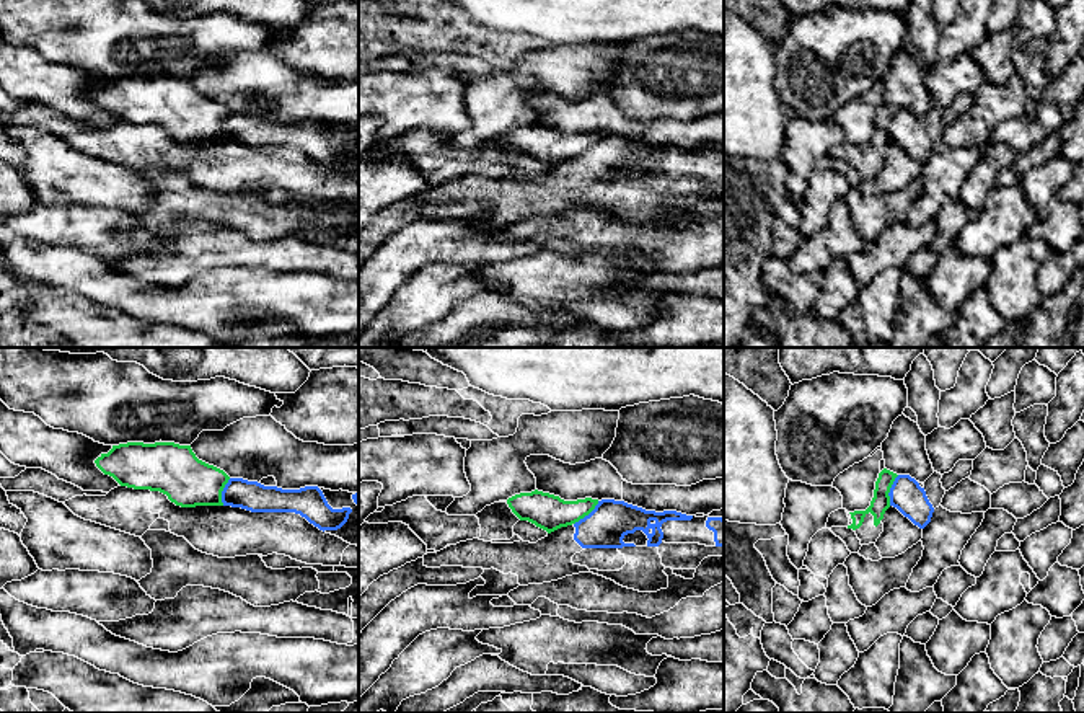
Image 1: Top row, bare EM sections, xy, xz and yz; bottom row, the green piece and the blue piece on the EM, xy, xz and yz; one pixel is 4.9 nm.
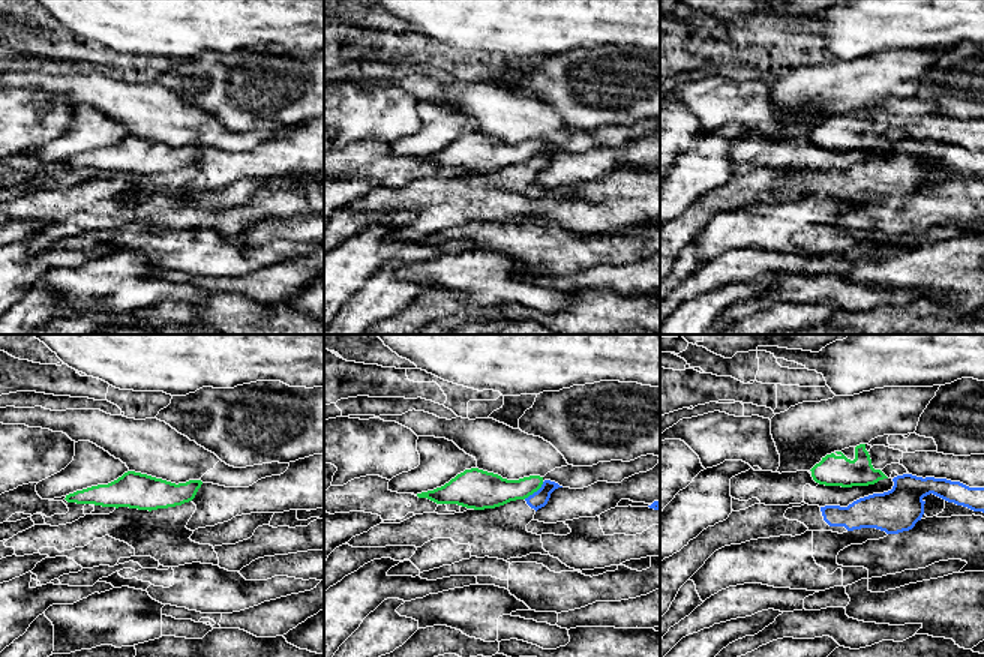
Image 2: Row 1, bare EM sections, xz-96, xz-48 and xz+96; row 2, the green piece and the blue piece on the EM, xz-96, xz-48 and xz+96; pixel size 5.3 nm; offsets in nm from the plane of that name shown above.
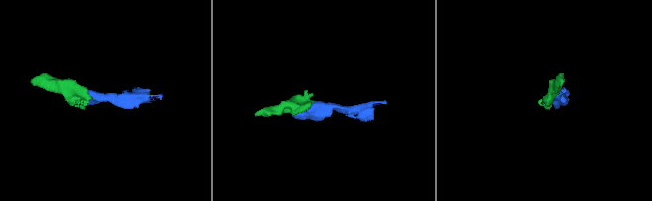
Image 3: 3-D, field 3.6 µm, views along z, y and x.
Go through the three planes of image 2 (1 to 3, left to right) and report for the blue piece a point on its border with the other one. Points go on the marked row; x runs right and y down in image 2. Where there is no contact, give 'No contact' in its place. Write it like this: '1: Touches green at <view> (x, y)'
1: No contact
2: Touches green at xz-48 (534, 491)
3: No contact

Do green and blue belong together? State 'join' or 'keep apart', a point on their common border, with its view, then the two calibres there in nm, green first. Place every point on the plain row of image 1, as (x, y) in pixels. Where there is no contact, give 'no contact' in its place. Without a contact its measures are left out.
keep apart; meets green in yz at (889, 124); 90 nm thick on the green side, 160 nm on the other

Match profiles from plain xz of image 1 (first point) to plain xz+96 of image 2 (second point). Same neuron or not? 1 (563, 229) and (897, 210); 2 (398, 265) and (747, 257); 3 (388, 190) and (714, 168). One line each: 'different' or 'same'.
1: same
2: different
3: same

